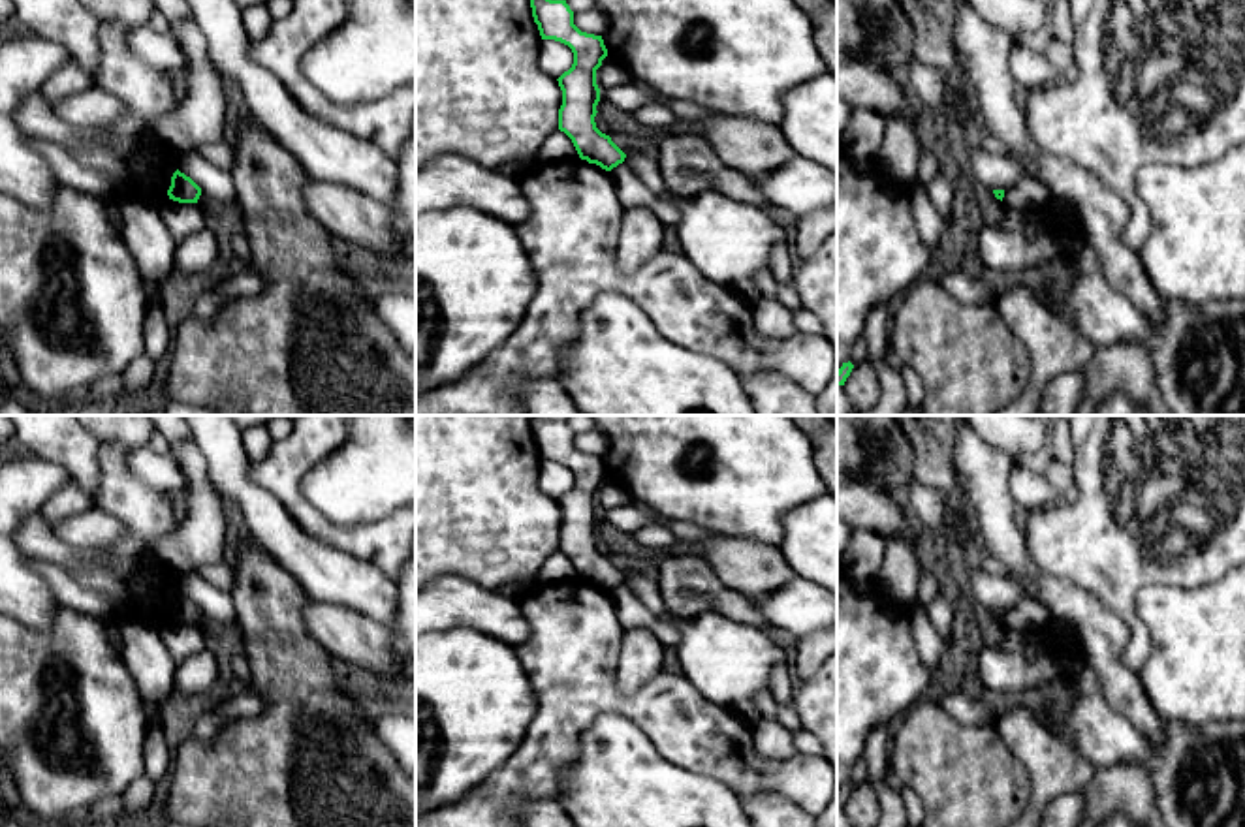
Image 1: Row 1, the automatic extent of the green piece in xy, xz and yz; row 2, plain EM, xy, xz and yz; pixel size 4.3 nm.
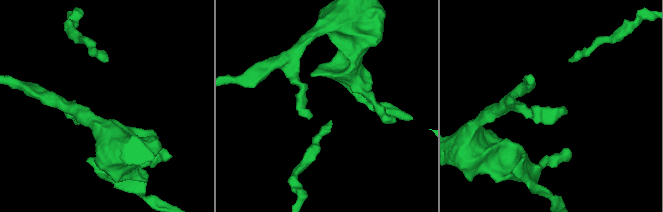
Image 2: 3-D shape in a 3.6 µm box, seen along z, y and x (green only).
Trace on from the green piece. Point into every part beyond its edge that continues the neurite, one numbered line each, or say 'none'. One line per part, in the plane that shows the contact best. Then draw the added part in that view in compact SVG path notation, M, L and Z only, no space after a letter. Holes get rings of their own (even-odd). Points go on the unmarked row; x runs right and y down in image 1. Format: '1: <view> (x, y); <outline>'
none

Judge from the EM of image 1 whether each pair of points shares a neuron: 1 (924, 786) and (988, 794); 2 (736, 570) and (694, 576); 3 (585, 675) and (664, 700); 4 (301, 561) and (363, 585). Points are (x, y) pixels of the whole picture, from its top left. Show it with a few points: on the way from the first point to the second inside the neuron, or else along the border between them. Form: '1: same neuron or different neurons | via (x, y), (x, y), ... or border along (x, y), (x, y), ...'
1: same neuron | via (939, 799), (973, 799)
2: different neurons | border along (702, 559), (728, 587), (749, 600)
3: same neuron | via (604, 694), (612, 702), (646, 702)
4: same neuron | via (316, 566), (330, 576), (348, 581)

